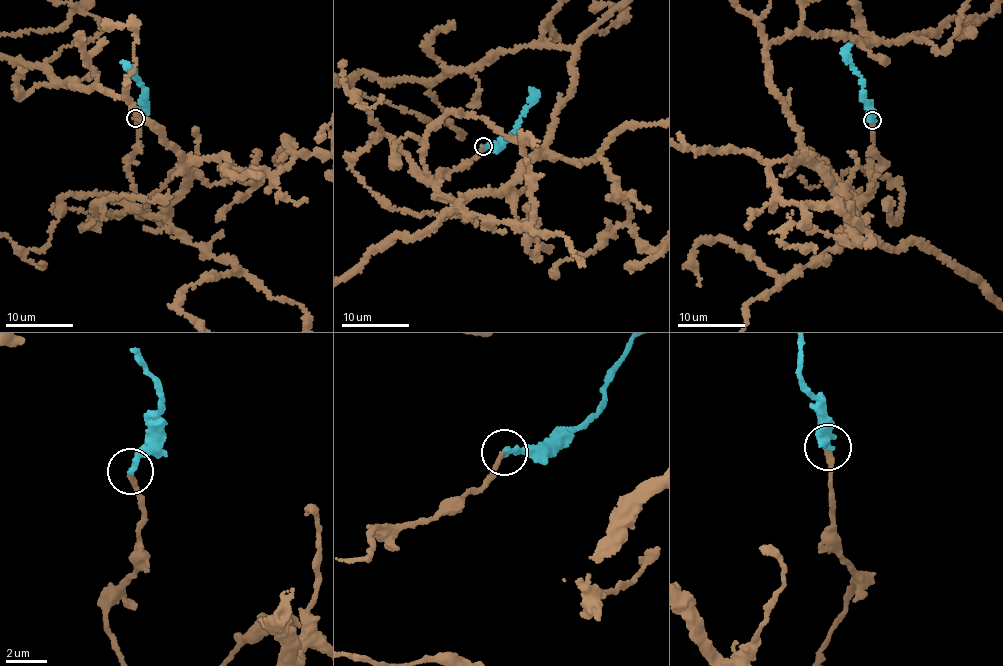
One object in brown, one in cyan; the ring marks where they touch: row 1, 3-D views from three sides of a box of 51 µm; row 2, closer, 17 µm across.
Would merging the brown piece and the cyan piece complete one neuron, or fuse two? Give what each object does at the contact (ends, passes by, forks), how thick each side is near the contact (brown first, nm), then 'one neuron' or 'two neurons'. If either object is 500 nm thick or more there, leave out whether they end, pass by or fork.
brown ends | cyan ends | 240/300 nm | one neuron

